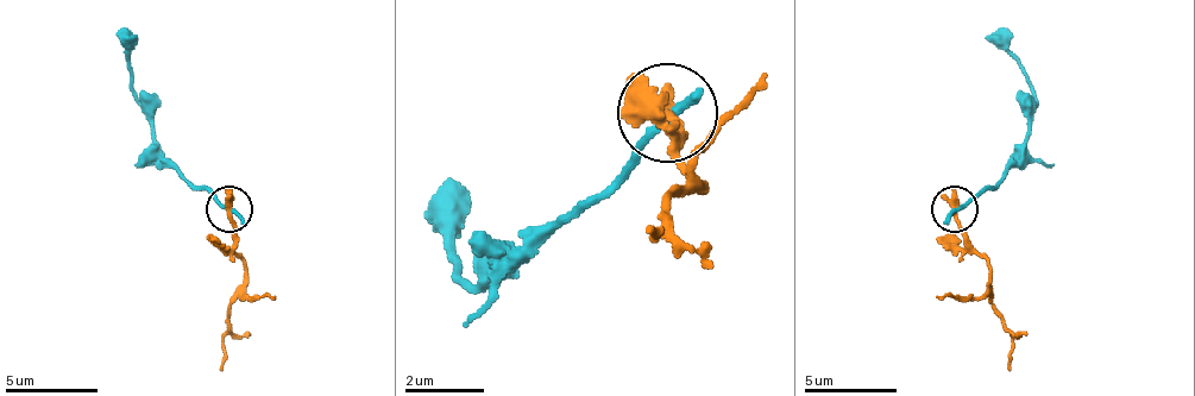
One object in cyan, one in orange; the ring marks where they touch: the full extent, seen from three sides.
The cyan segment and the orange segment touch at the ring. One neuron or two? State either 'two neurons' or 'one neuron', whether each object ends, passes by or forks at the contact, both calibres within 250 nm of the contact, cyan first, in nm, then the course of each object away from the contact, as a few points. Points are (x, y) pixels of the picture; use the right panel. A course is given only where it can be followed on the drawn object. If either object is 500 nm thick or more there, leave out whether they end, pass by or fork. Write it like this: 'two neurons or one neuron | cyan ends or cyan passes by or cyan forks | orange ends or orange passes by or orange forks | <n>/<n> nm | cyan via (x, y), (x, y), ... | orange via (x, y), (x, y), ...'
two neurons | cyan ends | orange ends | 280/440 nm | cyan via (957, 207), (1023, 157), (1032, 92), (1008, 36), (999, 27) | orange via (953, 207), (957, 231), (991, 268), (991, 305), (1013, 341), (1008, 370)

